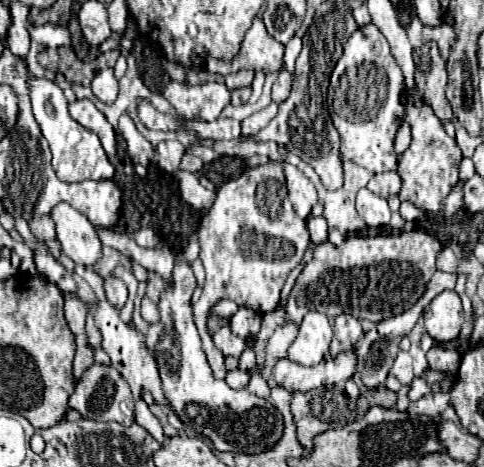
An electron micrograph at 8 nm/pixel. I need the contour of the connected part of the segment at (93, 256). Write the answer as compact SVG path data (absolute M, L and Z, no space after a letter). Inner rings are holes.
M61 202L51 212L57 224L57 240L63 252L81 266L93 266L101 260L101 240L93 224L75 208Z

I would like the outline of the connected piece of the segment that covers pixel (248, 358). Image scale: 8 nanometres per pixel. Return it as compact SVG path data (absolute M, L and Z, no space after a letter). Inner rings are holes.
M247 348L241 358L239 358L239 368L245 372L255 372L257 370L257 362L255 362L255 352L251 348Z

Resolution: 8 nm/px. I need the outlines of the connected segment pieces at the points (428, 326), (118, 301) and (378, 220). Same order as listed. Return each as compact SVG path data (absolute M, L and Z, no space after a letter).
M445 290L435 296L423 314L425 330L431 338L439 342L449 342L459 336L463 324L463 308L461 298L453 290Z
M115 276L105 278L105 294L107 294L109 304L115 308L121 308L127 302L127 286L123 284L123 280Z
M363 188L357 194L357 212L361 214L367 227L387 226L391 218L391 210L387 206L387 200L379 198L371 190Z

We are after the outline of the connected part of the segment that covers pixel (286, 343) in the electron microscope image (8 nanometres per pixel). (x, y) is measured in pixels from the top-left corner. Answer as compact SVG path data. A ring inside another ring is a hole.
M287 322L283 326L279 326L273 336L269 338L267 342L267 348L265 348L265 364L261 368L261 374L265 380L271 382L271 386L275 386L275 382L271 380L271 372L273 372L273 366L279 358L287 358L287 348L291 346L291 342L294 342L298 334L298 327L293 323Z

